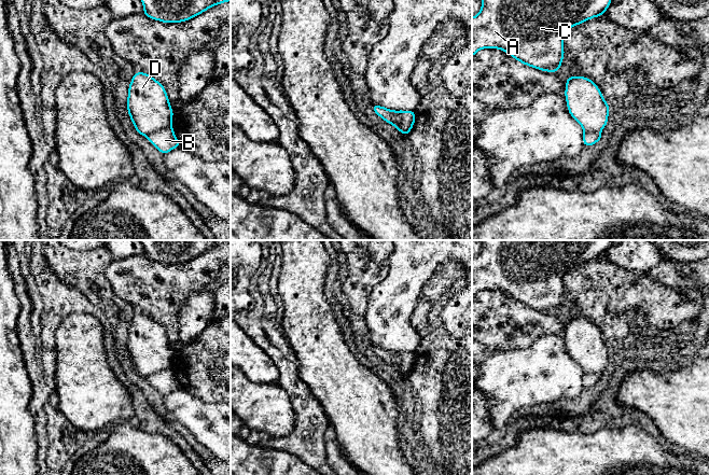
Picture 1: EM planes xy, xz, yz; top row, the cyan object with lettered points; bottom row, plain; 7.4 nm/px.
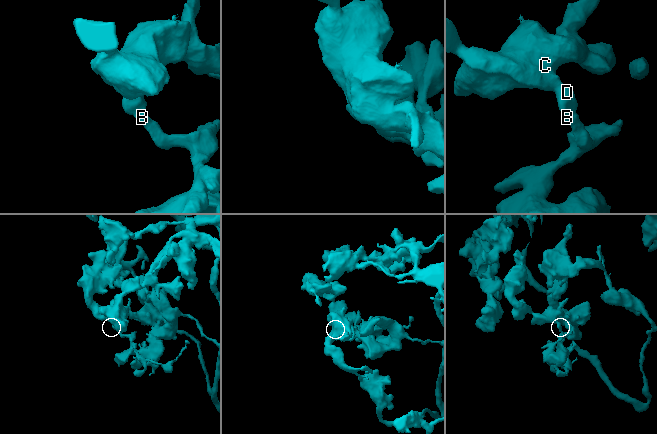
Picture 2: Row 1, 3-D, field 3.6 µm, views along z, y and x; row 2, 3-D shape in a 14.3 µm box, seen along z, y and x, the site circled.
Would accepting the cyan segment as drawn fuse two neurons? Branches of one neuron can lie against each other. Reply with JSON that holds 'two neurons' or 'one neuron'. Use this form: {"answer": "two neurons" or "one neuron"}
{"answer": "two neurons"}

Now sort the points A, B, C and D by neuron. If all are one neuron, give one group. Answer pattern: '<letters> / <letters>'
A C D / B

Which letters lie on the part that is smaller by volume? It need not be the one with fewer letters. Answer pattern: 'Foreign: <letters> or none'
Foreign: B

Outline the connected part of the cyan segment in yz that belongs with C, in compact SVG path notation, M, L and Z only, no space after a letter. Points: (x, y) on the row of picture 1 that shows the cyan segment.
M482 0L478 14L472 17L472 57L482 48L498 48L526 66L557 72L565 56L565 32L588 19L603 16L611 2L612 0Z

